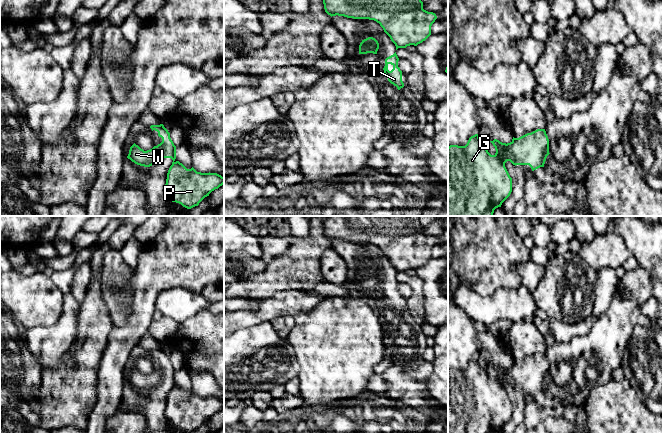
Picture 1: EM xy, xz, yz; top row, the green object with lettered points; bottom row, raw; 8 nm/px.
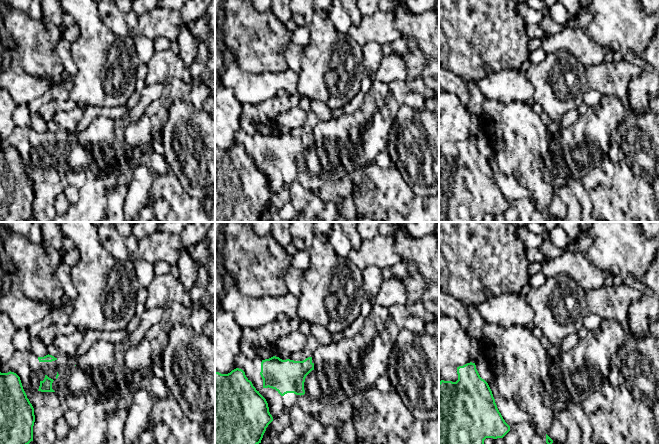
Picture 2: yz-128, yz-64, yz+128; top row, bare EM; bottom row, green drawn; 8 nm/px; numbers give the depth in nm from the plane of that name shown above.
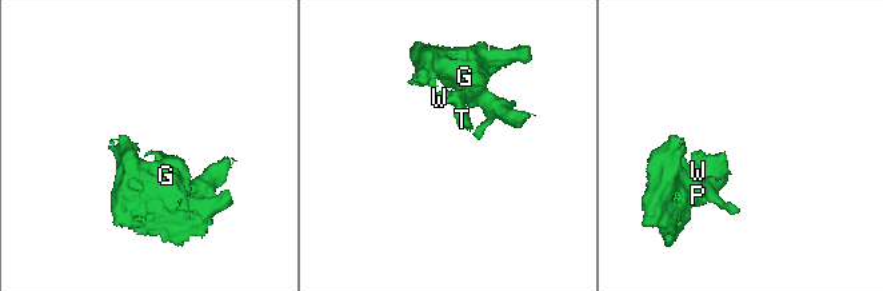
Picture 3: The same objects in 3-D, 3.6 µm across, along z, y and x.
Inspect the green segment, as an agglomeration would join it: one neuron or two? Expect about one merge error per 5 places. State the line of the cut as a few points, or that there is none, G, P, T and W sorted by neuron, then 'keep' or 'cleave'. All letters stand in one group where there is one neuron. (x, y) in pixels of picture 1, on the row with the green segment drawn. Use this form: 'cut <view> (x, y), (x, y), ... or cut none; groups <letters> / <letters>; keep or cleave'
cut yz (495, 154), (504, 164); groups G P / T W; cleave

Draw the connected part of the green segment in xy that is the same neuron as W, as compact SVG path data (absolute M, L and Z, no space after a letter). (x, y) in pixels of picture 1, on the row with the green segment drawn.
M163 124L151 125L150 128L152 131L155 130L158 132L158 136L162 138L162 142L147 151L144 151L134 143L130 147L127 158L135 164L144 167L150 167L164 158L171 158L173 164L176 159L176 146L170 138L170 133Z

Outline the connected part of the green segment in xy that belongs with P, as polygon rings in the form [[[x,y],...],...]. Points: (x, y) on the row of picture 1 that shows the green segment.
[[[174,162],[167,173],[165,193],[169,200],[187,209],[198,206],[209,194],[224,184],[224,177],[217,173],[197,172]]]

